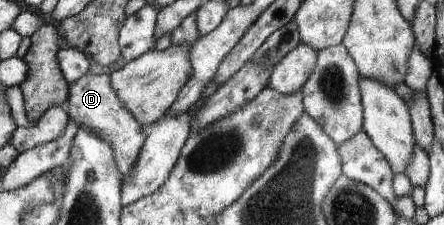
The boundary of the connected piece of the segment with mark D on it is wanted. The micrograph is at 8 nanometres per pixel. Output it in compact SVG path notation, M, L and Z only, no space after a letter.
M86 73L78 81L68 83L68 99L66 99L64 107L68 119L72 119L76 123L76 129L86 127L88 131L96 133L100 139L110 143L112 153L114 153L114 161L116 161L122 175L126 175L134 169L146 135L144 135L142 125L134 119L134 115L118 99L116 91L112 89L108 74L90 75Z

